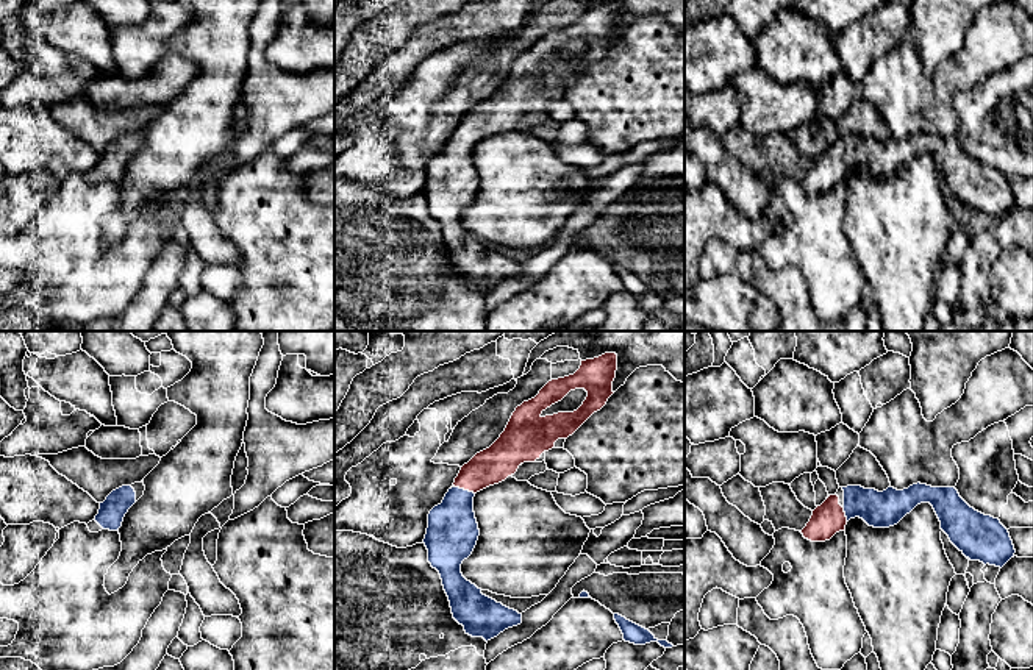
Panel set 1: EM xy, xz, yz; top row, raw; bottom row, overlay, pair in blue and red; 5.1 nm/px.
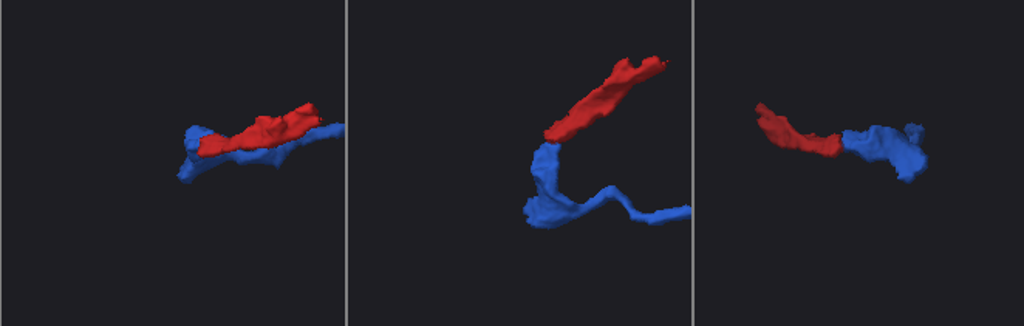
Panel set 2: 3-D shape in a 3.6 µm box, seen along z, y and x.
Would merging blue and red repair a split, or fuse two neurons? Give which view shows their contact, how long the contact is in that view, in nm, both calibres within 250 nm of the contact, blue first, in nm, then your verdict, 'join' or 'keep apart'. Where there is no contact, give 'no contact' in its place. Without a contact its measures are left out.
meets blue in xz; contact 110 nm long; 260 nm thick on the blue side, 190 nm on the other; join

